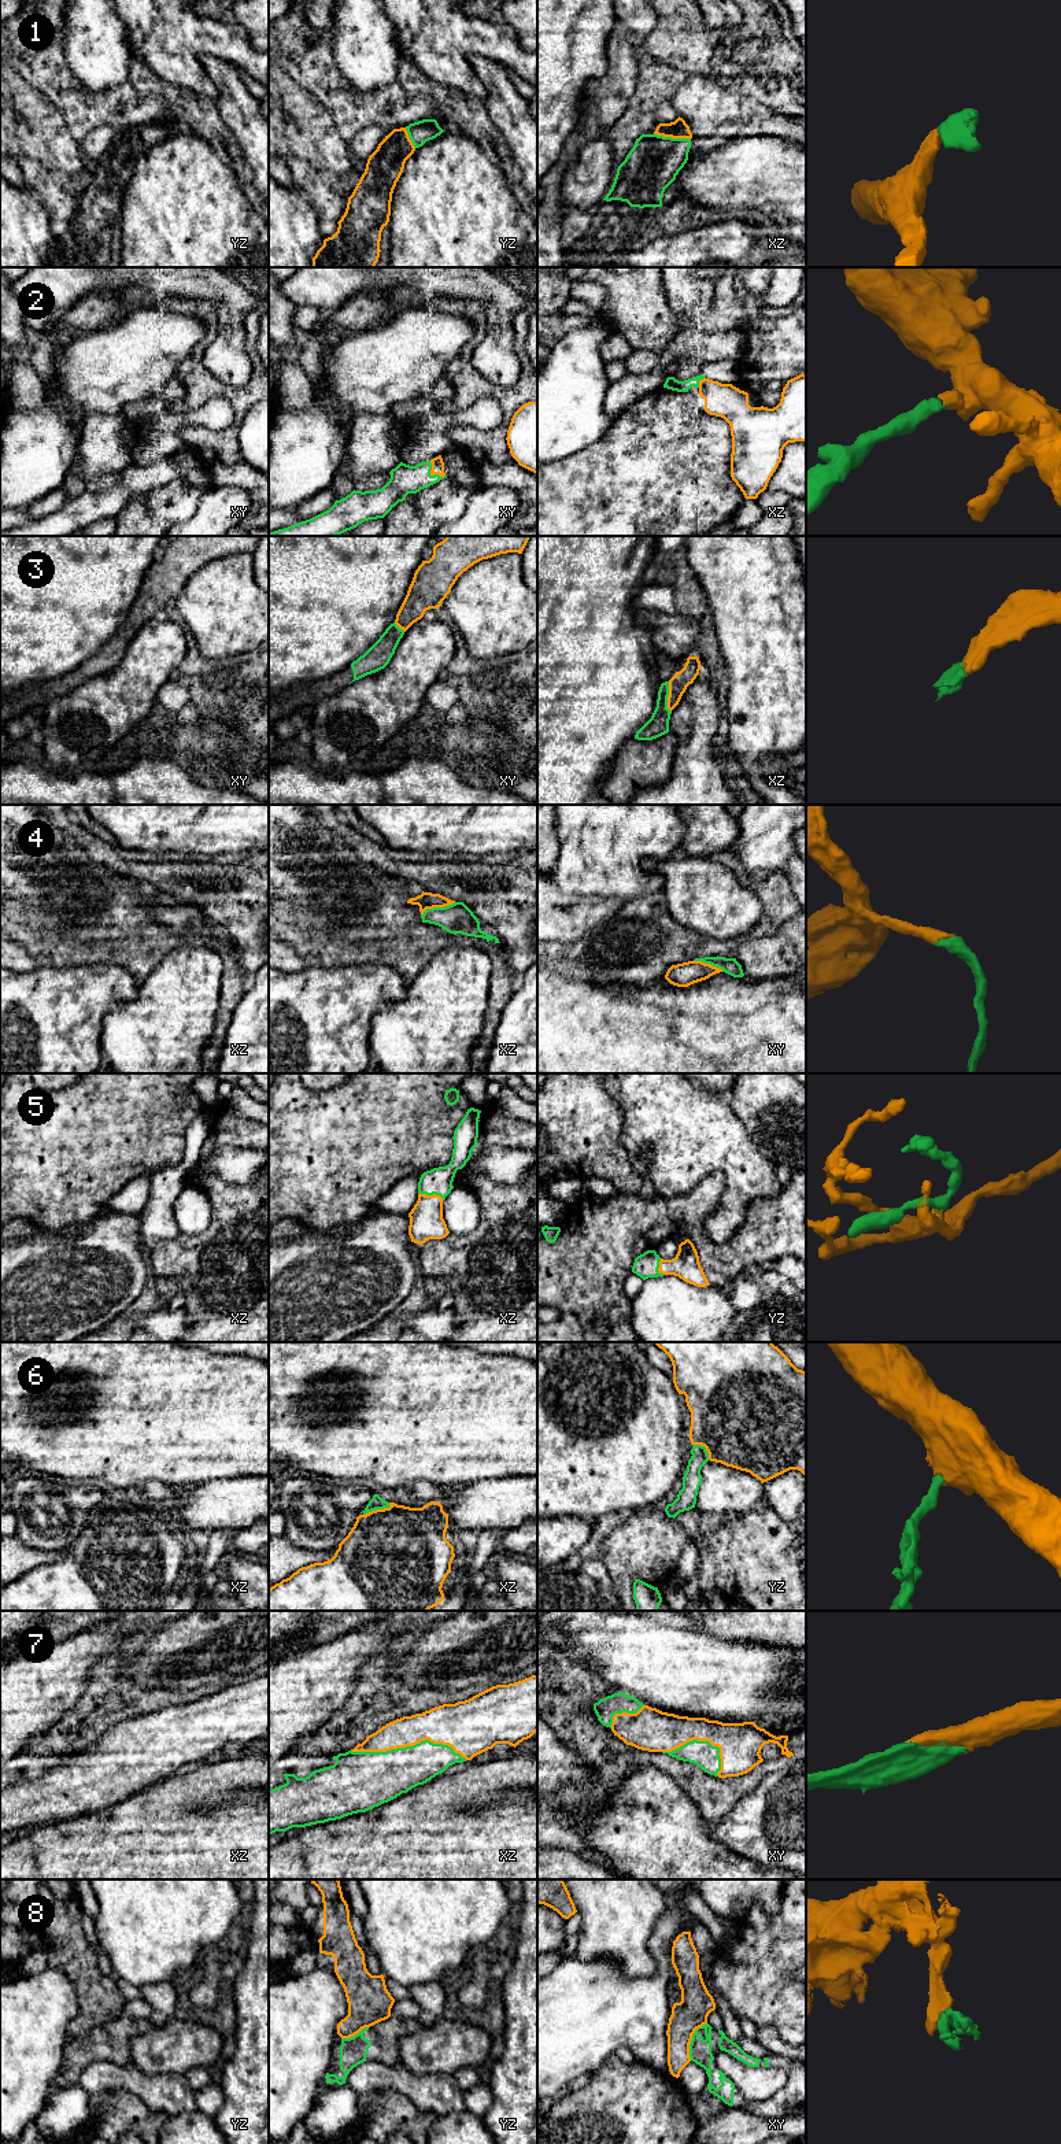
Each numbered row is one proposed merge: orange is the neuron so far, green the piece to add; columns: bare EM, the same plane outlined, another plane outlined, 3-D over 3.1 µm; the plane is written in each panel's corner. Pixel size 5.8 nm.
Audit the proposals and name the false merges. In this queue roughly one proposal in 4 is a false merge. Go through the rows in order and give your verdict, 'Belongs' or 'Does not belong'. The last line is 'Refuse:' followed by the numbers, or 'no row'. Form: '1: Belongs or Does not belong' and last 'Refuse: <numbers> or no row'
1: Belongs
2: Belongs
3: Belongs
4: Belongs
5: Belongs
6: Belongs
7: Belongs
8: Does not belong
Refuse: 8

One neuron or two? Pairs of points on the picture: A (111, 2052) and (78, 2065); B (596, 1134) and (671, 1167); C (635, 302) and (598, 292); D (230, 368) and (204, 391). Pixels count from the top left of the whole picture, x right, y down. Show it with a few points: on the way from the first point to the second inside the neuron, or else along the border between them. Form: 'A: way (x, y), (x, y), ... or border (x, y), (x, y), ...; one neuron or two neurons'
A: way (103, 2052), (91, 2052), (87, 2056); one neuron
B: border (621, 1112), (620, 1142), (636, 1174); two neurons
C: border (580, 281), (598, 284), (603, 289), (601, 318); two neurons
D: border (202, 351), (202, 363), (220, 380), (251, 379); two neurons

